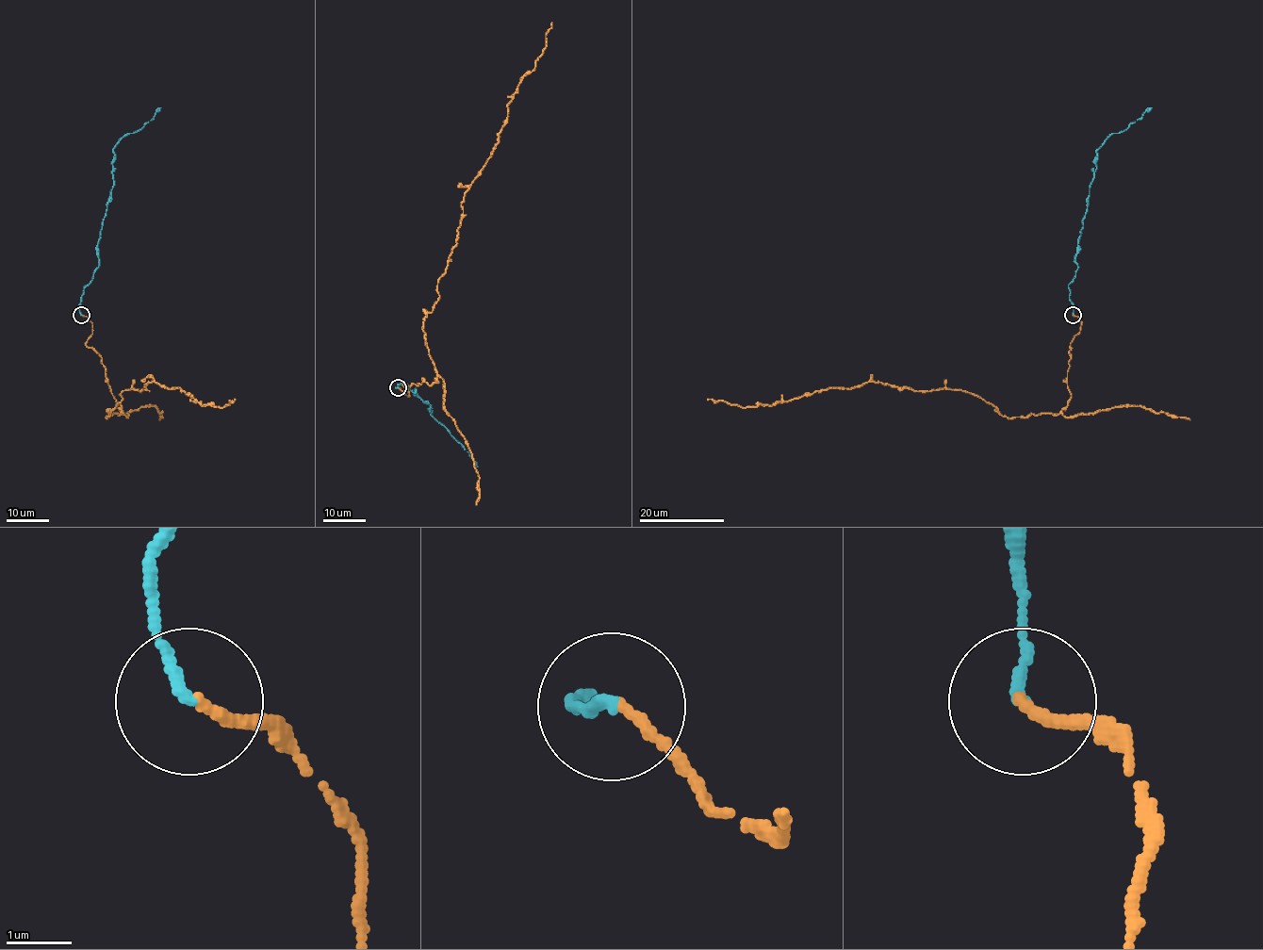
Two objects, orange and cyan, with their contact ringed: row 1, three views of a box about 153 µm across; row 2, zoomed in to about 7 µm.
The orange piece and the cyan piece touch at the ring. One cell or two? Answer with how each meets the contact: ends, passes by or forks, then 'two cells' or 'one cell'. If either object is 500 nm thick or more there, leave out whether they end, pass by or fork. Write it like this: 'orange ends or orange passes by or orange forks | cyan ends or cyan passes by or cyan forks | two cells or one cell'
orange ends | cyan ends | one cell

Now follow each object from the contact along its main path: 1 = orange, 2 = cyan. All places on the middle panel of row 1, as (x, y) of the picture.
1: (399, 388), (409, 396), (402, 384), (437, 381), (423, 321), (456, 243), (461, 203), (551, 22)
2: (399, 388), (399, 384), (403, 383), (415, 390), (430, 405), (429, 411), (478, 466)

